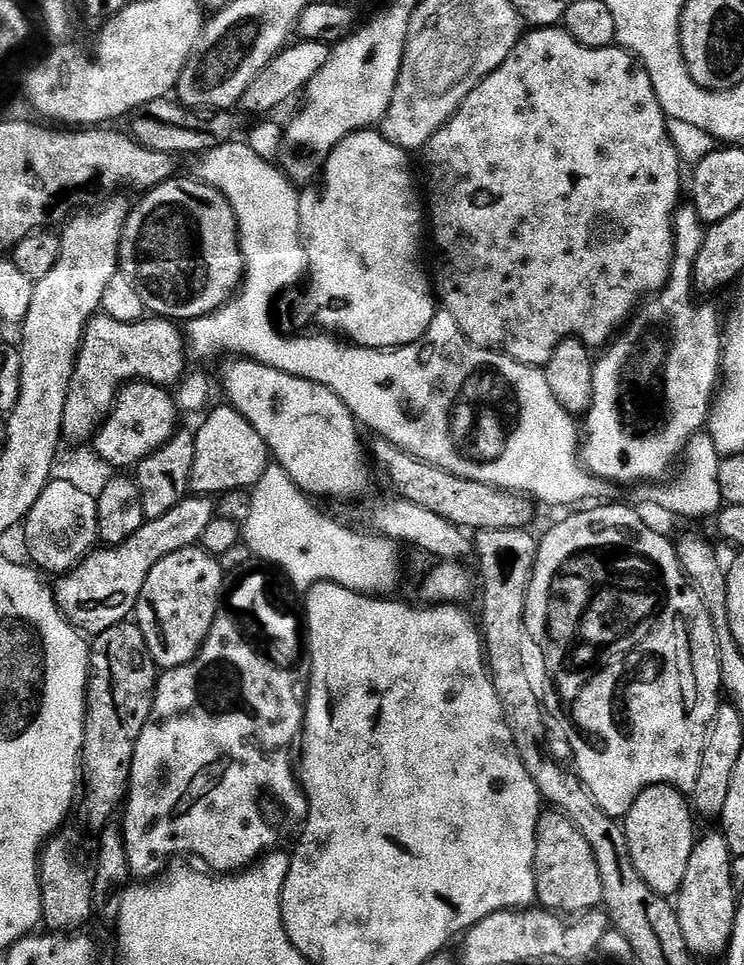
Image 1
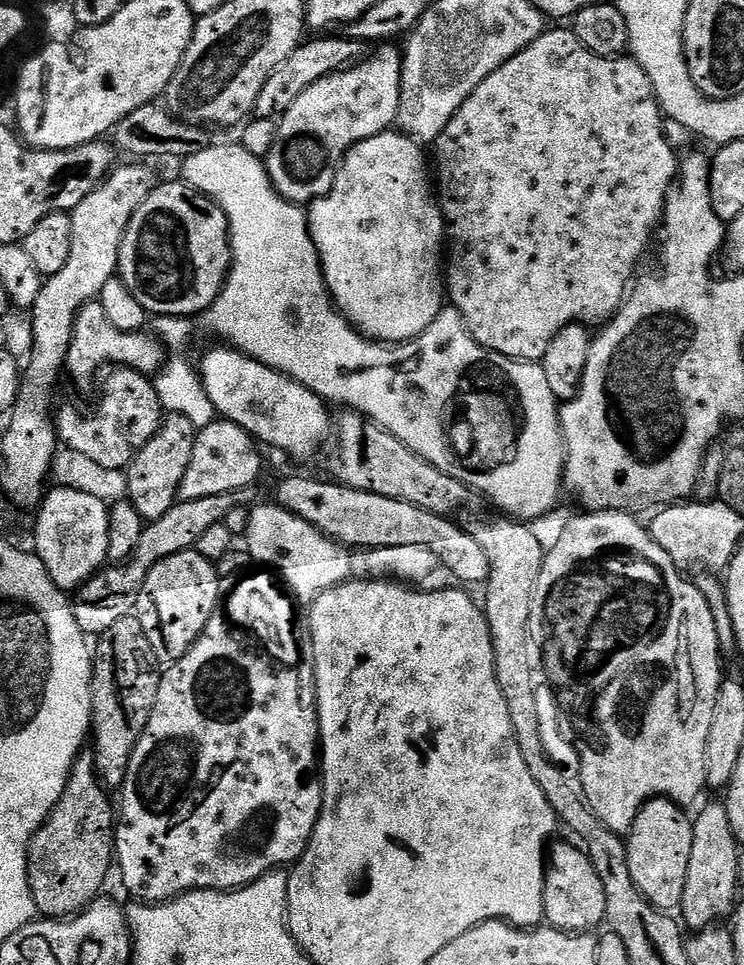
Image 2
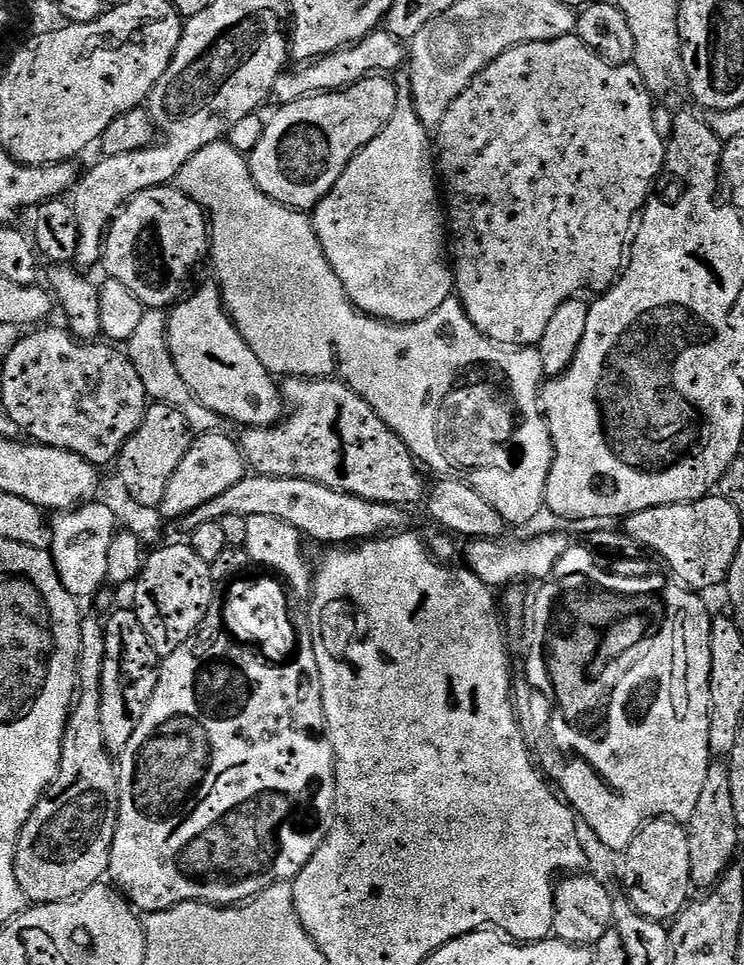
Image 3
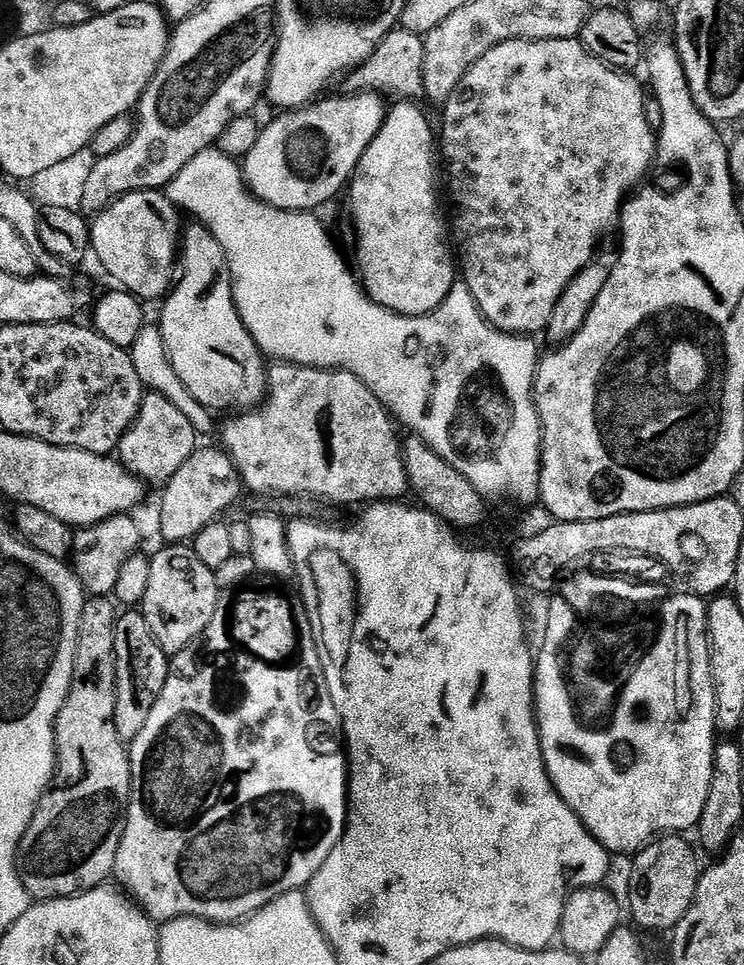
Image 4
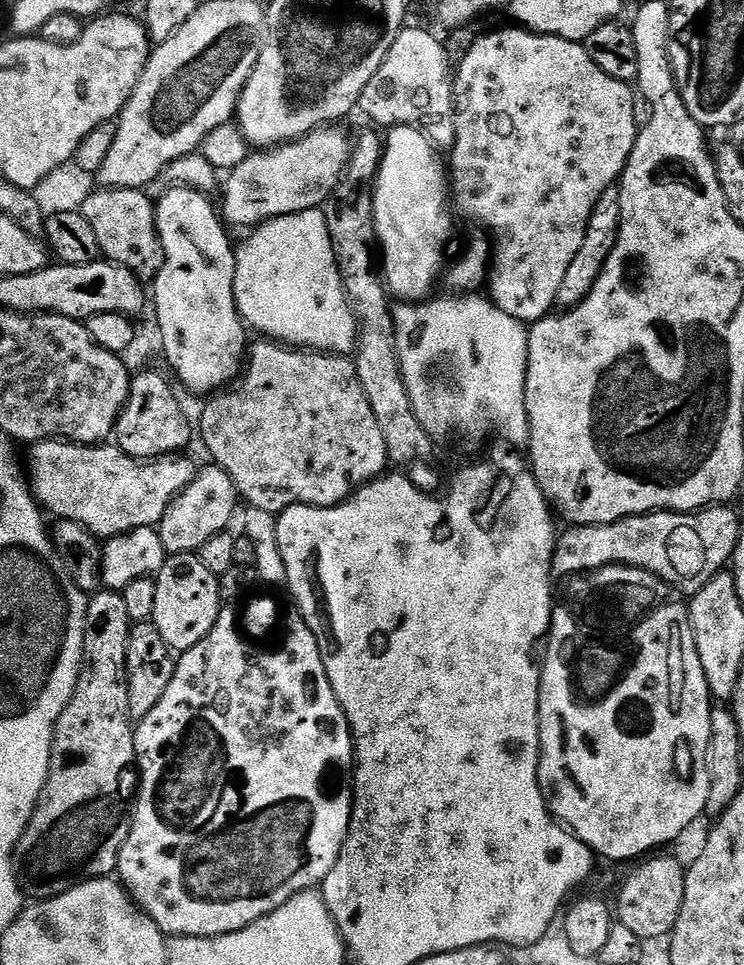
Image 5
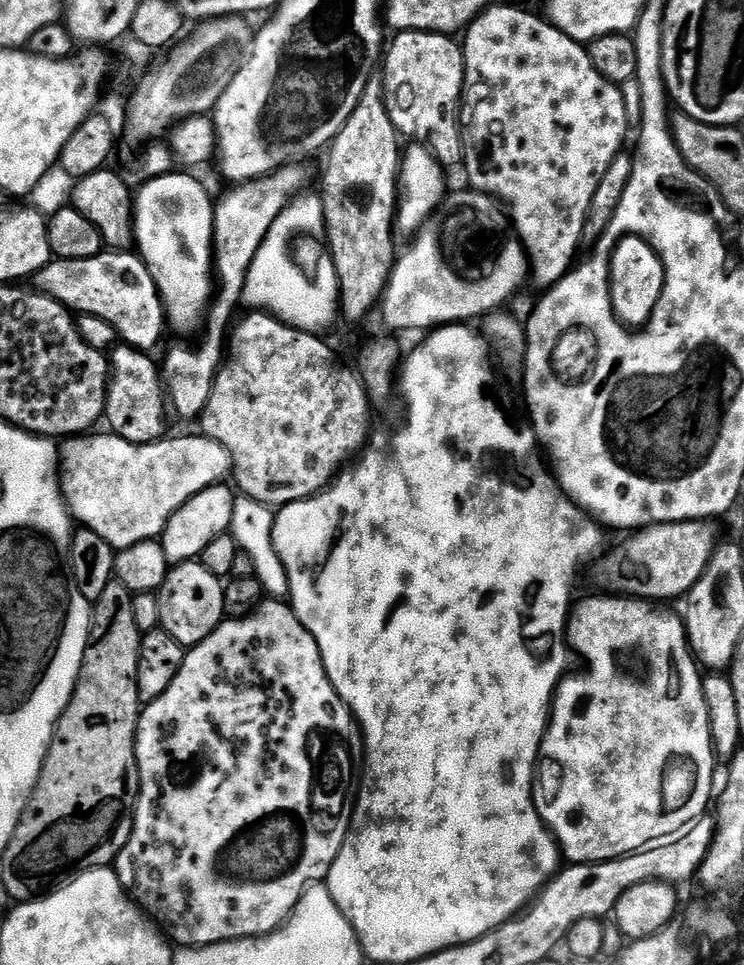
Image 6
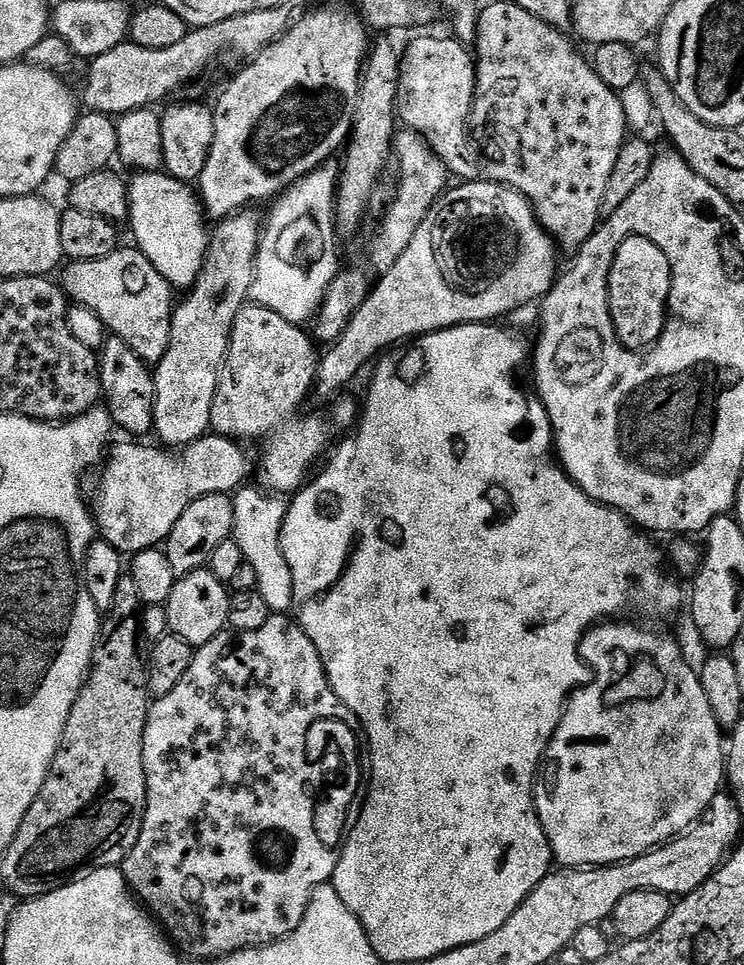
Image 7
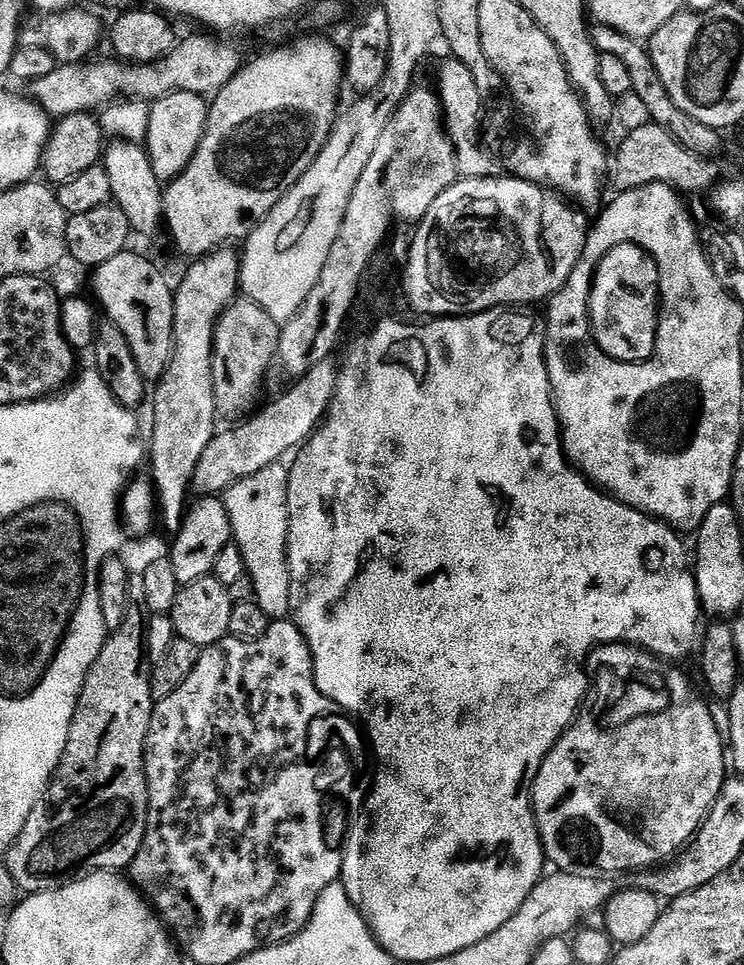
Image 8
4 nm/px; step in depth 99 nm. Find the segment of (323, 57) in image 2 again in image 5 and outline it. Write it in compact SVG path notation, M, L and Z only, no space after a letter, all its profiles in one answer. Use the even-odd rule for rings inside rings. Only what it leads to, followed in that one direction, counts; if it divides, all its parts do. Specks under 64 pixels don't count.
M406 26L394 38L394 46L386 54L378 74L370 78L360 95L359 111L364 111L384 130L405 124L411 128L431 129L431 124L444 120L454 112L454 60L432 32Z

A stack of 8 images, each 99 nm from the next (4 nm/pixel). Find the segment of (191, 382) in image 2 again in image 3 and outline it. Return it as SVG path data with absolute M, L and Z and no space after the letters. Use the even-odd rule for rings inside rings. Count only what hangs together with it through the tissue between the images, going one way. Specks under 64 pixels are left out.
M147 309L141 325L126 342L128 360L139 372L149 397L161 404L168 404L184 413L191 431L195 435L208 435L223 429L224 419L217 412L202 406L192 391L186 386L177 370L173 356L169 352L167 329L169 313L165 309Z

